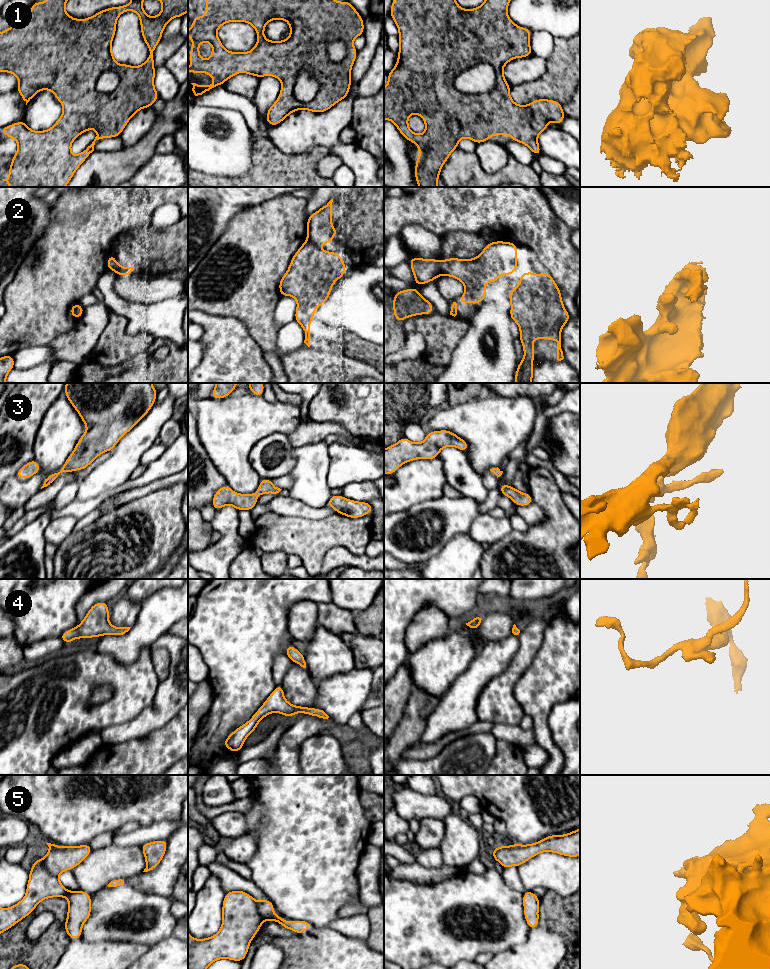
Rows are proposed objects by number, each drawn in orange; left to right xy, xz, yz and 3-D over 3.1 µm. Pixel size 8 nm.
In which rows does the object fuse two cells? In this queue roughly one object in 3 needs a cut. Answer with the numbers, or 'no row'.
1, 2

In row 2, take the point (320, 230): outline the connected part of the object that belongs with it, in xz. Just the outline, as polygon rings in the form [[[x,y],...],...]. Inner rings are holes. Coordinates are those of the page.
[[[331,199],[326,205],[307,218],[307,239],[312,244],[330,244],[333,237],[338,235],[332,225],[332,202]]]

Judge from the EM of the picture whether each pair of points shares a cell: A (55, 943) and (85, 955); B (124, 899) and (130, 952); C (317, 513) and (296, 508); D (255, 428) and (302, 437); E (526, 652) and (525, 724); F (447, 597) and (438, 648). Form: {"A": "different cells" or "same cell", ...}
{"A": "different cells", "B": "different cells", "C": "same cell", "D": "different cells", "E": "different cells", "F": "different cells"}

